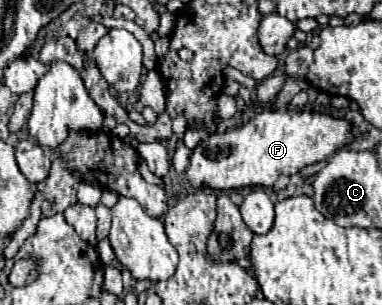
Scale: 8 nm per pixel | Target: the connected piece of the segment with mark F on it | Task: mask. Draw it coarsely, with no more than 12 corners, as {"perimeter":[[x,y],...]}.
{"perimeter":[[262,111],[192,151],[192,187],[272,187],[324,161],[350,123]]}

